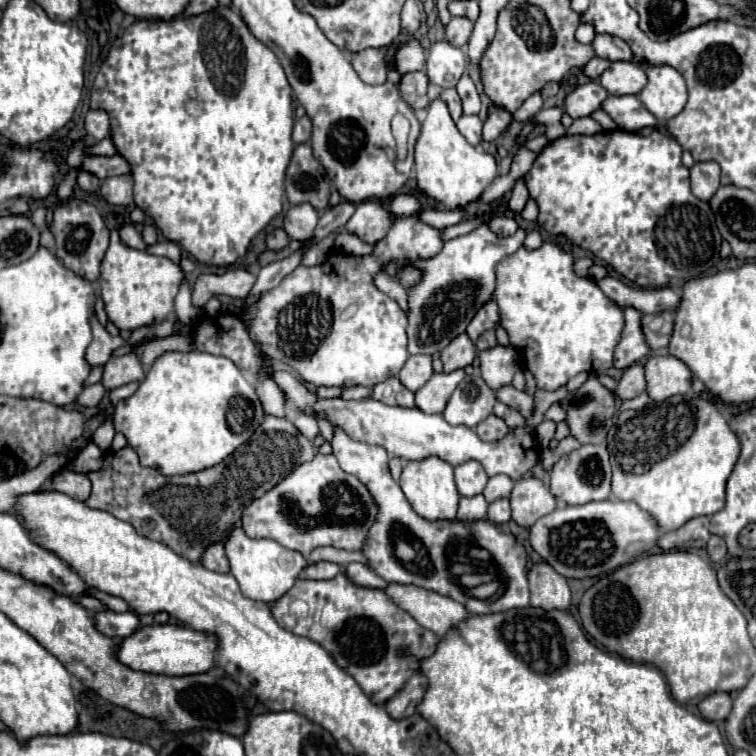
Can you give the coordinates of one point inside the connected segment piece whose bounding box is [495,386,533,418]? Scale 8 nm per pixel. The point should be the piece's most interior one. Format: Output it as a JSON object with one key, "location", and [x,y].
{"location":[508,395]}

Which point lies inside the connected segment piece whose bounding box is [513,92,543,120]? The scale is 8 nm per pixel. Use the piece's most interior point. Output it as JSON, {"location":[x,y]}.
{"location":[534,103]}

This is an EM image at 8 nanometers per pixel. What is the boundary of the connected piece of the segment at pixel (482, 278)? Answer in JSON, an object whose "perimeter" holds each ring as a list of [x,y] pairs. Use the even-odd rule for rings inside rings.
{"perimeter":[[[487,224],[481,228],[445,242],[443,250],[431,260],[415,262],[423,270],[423,280],[409,288],[409,354],[433,354],[441,352],[455,336],[463,334],[475,312],[489,300],[495,290],[495,264],[515,252],[525,240],[525,228],[519,228],[511,236],[499,236],[491,232]]]}

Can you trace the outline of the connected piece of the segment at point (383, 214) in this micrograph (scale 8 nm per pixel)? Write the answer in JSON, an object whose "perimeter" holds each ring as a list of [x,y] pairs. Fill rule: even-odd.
{"perimeter":[[[369,200],[357,204],[357,210],[345,224],[345,230],[369,244],[375,244],[387,234],[387,228],[393,224],[393,220],[395,218],[387,212],[387,206],[377,200]]]}

